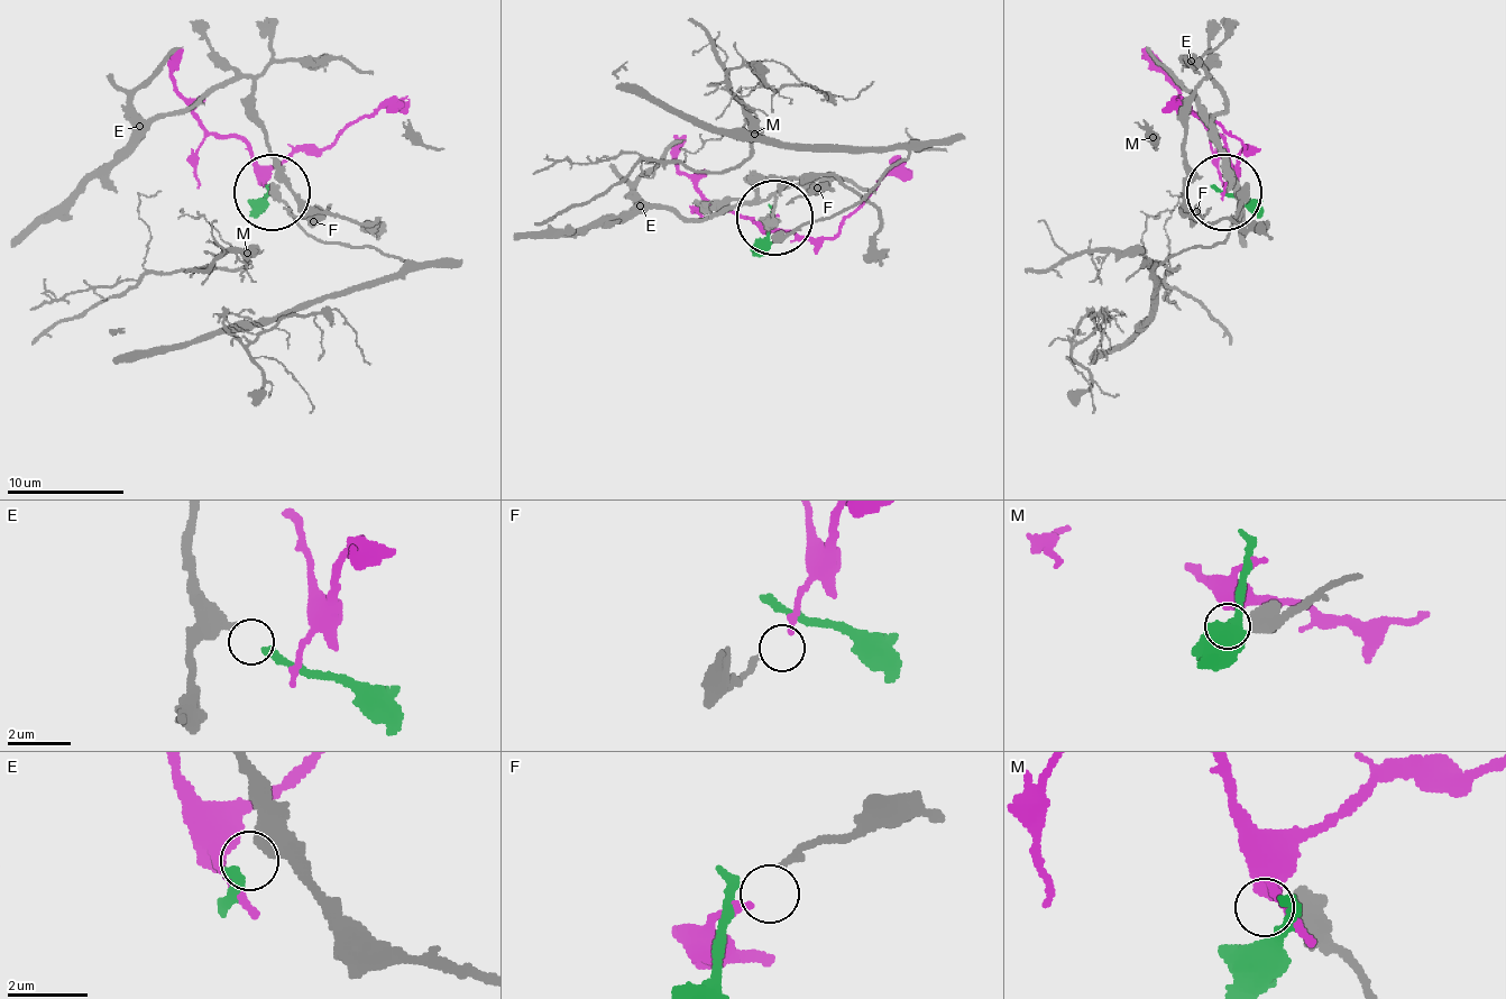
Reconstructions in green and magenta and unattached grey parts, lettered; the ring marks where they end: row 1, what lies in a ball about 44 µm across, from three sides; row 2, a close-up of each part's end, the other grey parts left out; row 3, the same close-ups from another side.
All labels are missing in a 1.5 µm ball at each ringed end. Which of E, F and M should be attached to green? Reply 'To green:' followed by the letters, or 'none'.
To green: E

